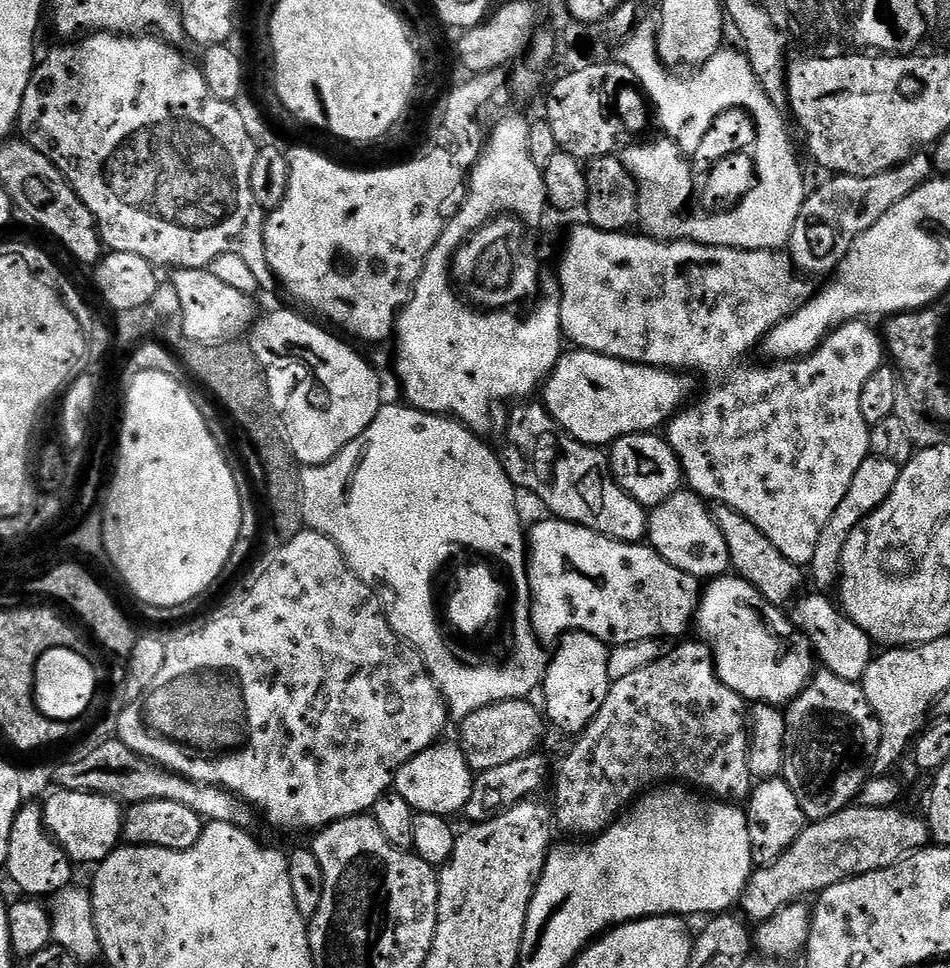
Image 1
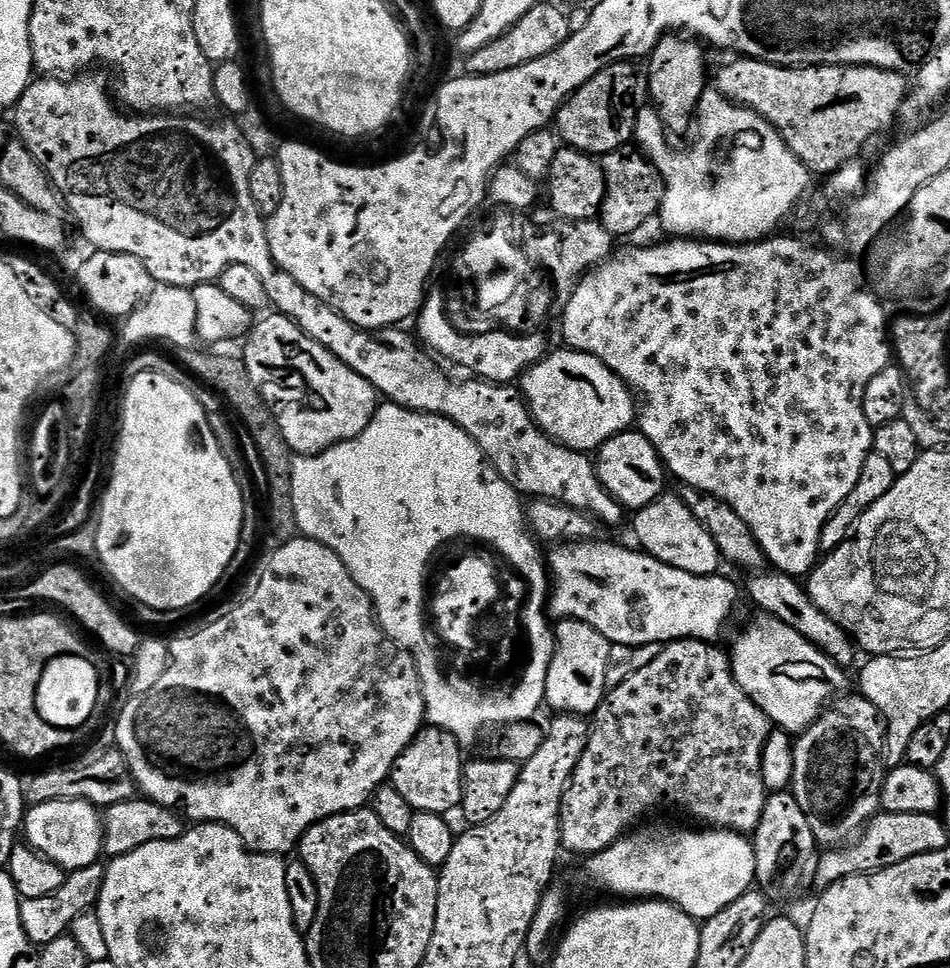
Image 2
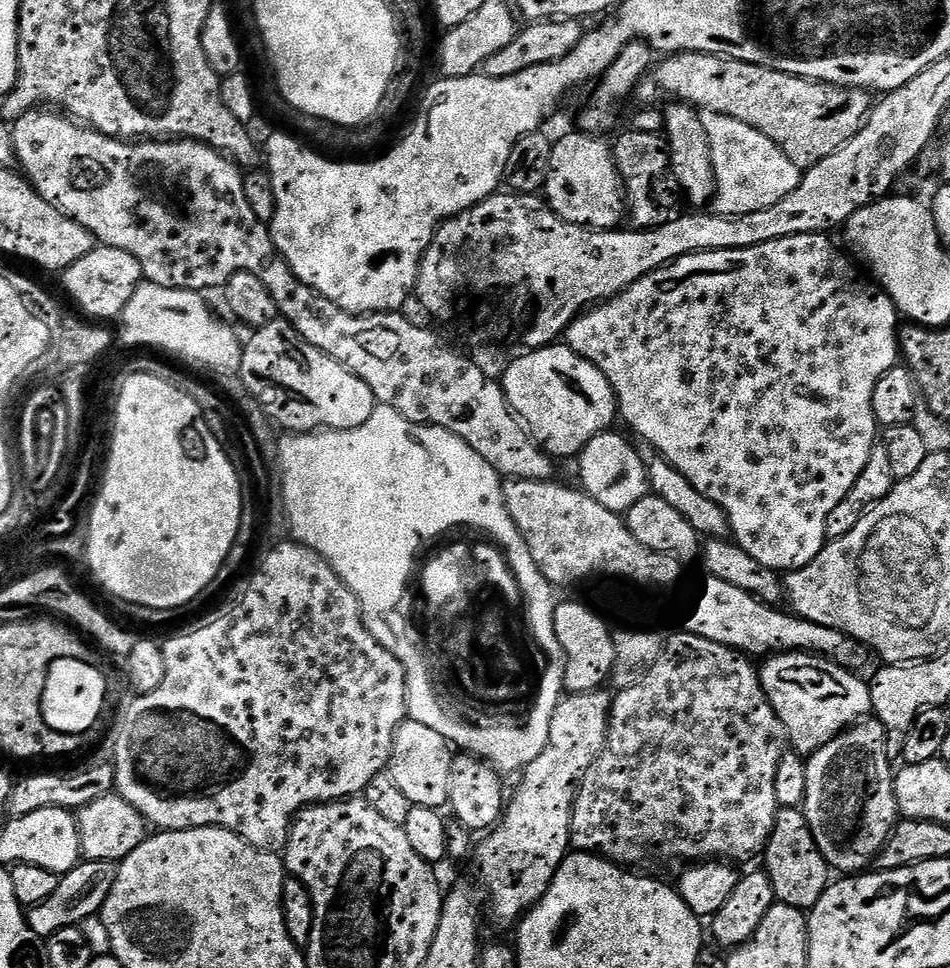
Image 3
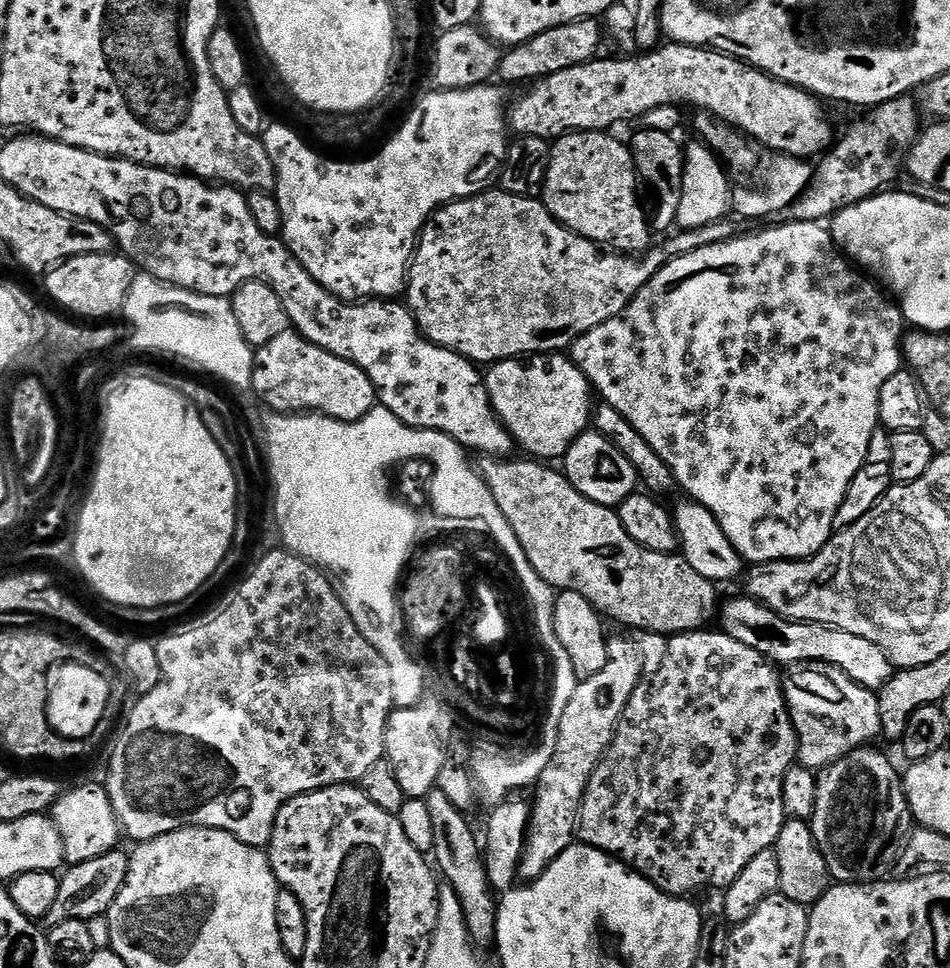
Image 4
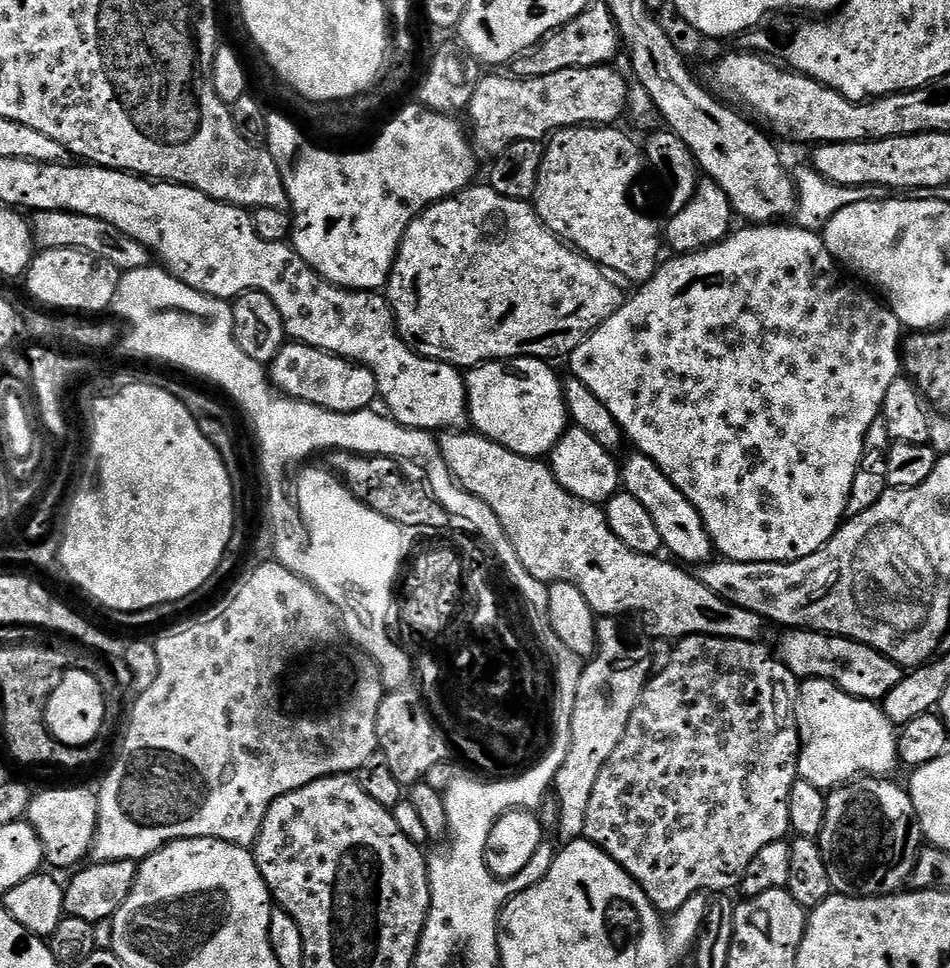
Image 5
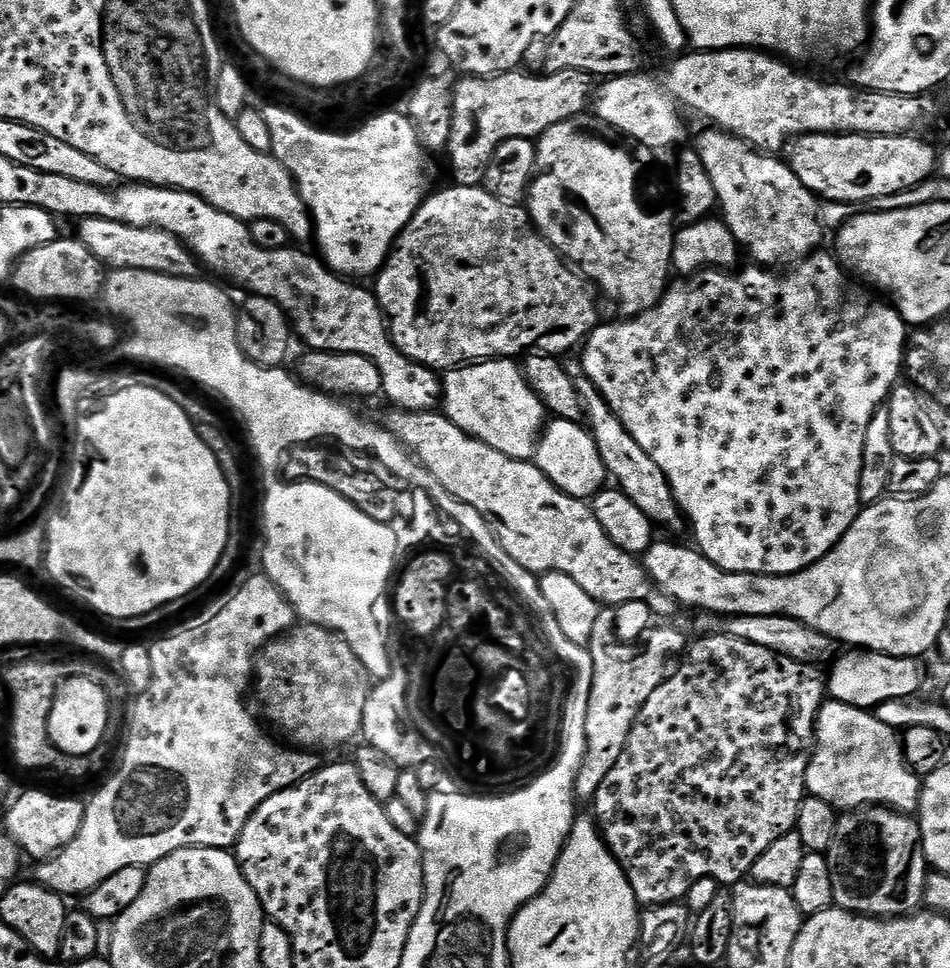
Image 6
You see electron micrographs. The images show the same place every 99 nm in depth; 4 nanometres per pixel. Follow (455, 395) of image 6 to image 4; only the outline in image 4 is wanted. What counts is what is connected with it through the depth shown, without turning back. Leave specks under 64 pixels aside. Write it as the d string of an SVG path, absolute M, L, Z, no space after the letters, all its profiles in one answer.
M548 354L548 355L533 355L531 358L515 360L501 360L498 364L493 364L487 369L486 372L486 383L488 385L488 393L490 394L490 402L492 403L492 408L496 412L497 420L501 420L504 424L504 429L512 435L517 445L521 449L525 448L527 455L529 457L535 458L540 462L556 462L559 461L566 453L570 450L570 446L575 442L575 440L583 434L583 432L589 431L590 421L594 416L594 389L588 380L582 374L582 370L578 370L578 366L571 358L564 354Z

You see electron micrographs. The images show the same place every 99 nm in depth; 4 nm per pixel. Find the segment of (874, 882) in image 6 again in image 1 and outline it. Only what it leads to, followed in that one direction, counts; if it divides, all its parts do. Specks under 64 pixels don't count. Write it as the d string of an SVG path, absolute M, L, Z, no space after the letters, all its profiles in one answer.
M820 670L813 675L803 689L787 705L786 746L784 747L784 771L782 778L798 794L805 817L809 821L830 818L849 807L859 797L864 784L872 776L872 764L876 761L882 730L863 687L859 683L844 681L832 672Z

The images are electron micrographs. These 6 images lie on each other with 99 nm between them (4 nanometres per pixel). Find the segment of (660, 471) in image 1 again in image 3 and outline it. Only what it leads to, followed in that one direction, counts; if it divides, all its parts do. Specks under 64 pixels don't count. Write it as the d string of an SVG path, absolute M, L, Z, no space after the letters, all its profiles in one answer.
M609 430L598 434L581 450L578 457L580 463L579 487L594 498L606 510L617 514L627 514L634 506L634 502L642 502L642 498L649 495L648 471L642 458L636 452L636 445L630 439L619 436L616 430Z

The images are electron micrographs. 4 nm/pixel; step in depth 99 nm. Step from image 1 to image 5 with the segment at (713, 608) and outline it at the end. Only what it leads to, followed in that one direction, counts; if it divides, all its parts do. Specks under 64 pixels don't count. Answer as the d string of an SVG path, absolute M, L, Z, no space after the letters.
M808 678L801 683L799 779L831 790L863 776L887 777L898 768L897 725L886 718L879 703L846 694L834 682Z

